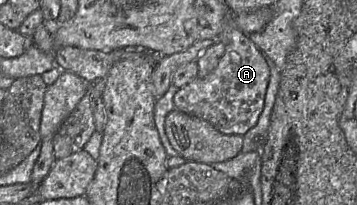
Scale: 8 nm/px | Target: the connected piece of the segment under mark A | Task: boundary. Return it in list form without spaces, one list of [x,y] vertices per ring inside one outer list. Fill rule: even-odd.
[[[238,28],[224,29],[220,33],[220,40],[226,44],[226,48],[217,67],[206,76],[197,76],[186,85],[178,88],[173,102],[175,109],[209,122],[223,134],[243,136],[255,126],[264,108],[270,69],[262,51],[249,38],[248,34]]]

